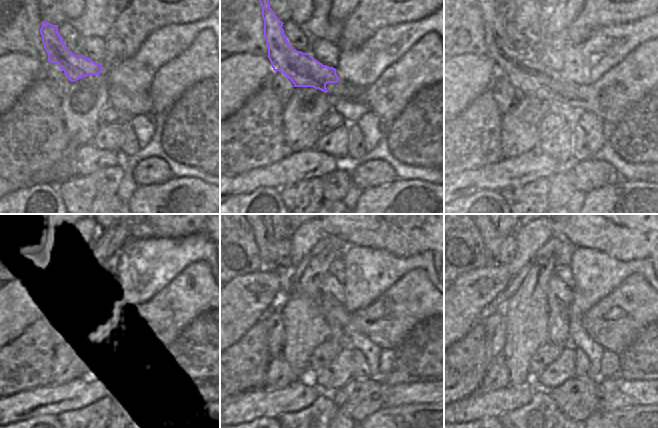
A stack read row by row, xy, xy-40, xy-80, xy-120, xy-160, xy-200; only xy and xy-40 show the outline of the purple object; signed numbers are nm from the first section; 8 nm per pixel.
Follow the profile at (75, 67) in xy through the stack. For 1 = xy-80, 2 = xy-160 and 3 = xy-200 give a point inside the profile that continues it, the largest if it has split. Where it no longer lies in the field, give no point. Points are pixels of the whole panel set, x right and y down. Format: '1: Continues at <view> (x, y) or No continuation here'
1: Continues at xy-80 (528, 76)
2: Continues at xy-160 (266, 234)
3: Continues at xy-200 (487, 234).

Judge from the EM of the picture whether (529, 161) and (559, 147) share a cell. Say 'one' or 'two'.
two

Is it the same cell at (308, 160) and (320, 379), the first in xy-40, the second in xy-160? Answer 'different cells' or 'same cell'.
different cells

